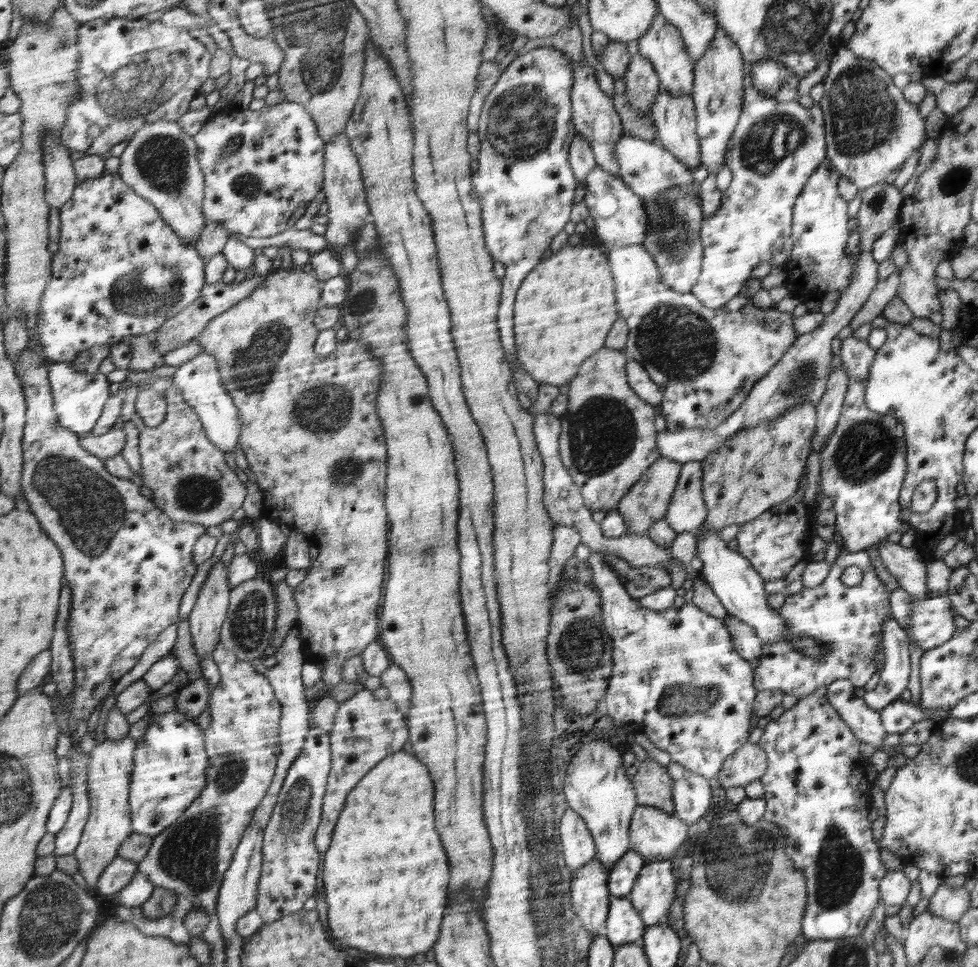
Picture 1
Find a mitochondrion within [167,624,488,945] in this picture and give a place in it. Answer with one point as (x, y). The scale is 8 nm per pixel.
(296, 809)

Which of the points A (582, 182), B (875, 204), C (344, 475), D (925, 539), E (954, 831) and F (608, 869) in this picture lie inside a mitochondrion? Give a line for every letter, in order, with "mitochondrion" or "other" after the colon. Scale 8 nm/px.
A: other
B: mitochondrion
C: mitochondrion
D: other
E: other
F: other

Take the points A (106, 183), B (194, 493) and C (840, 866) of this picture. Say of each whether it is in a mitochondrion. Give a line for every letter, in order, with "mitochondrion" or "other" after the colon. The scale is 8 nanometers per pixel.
A: other
B: mitochondrion
C: mitochondrion

